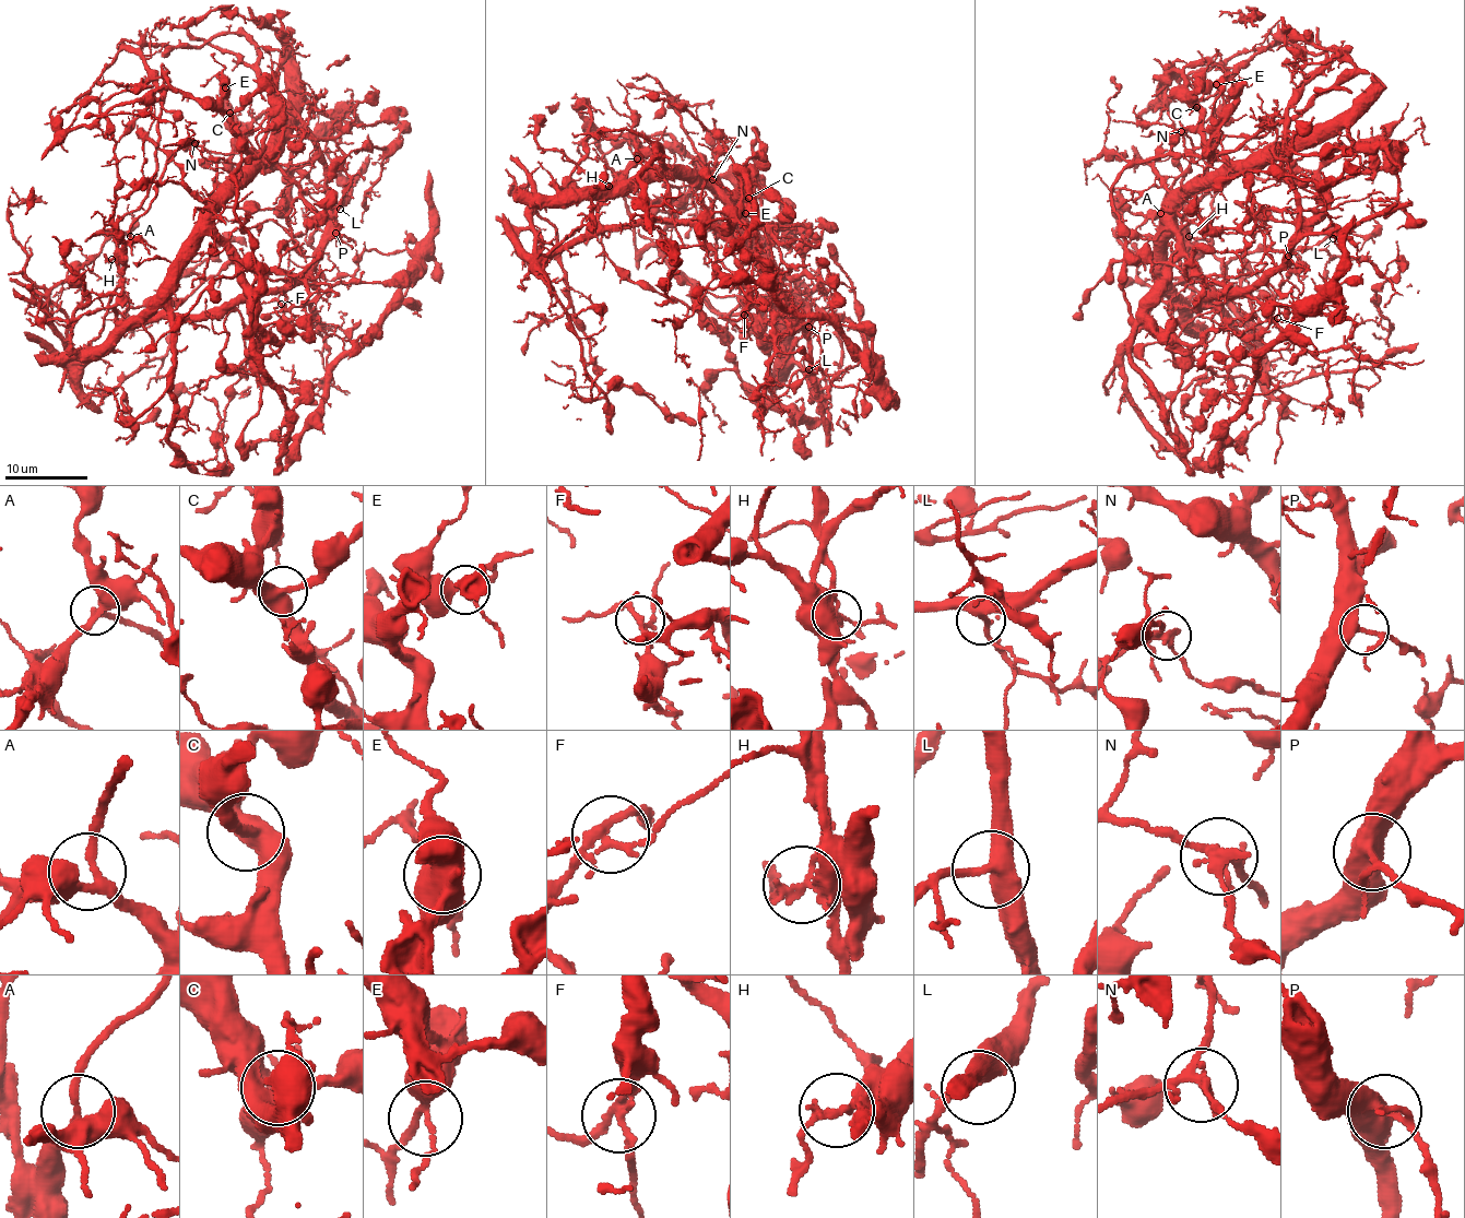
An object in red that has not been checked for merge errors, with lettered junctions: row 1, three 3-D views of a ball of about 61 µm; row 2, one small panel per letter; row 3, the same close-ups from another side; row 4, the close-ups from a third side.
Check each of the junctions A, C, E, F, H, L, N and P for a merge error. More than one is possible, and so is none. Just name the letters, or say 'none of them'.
H, N

